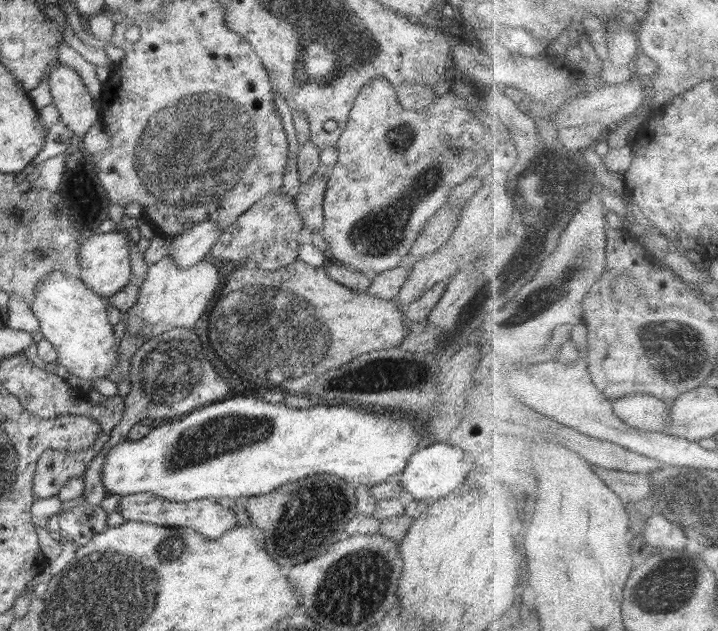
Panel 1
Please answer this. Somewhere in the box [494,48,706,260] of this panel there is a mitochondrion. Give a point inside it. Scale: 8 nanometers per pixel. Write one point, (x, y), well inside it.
(540, 192)

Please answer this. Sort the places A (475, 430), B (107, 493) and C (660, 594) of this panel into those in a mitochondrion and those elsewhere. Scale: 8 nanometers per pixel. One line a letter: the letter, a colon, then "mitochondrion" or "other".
A: other
B: other
C: mitochondrion

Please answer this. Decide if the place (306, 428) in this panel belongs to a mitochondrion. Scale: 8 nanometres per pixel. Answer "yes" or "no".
no

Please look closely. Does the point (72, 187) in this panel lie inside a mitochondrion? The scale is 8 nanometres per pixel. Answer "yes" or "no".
no

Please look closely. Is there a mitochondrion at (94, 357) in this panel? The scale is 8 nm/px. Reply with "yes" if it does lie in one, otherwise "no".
no

